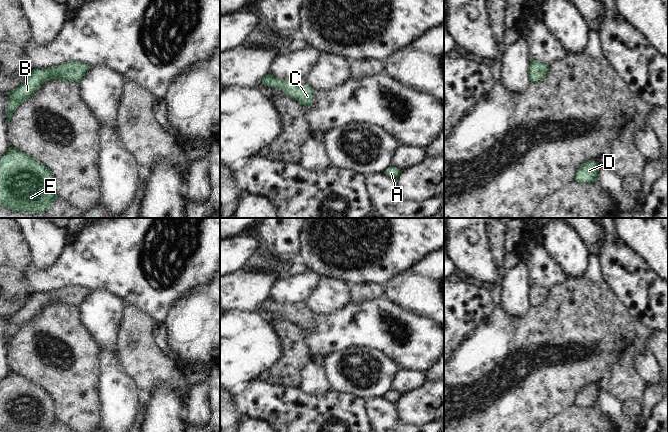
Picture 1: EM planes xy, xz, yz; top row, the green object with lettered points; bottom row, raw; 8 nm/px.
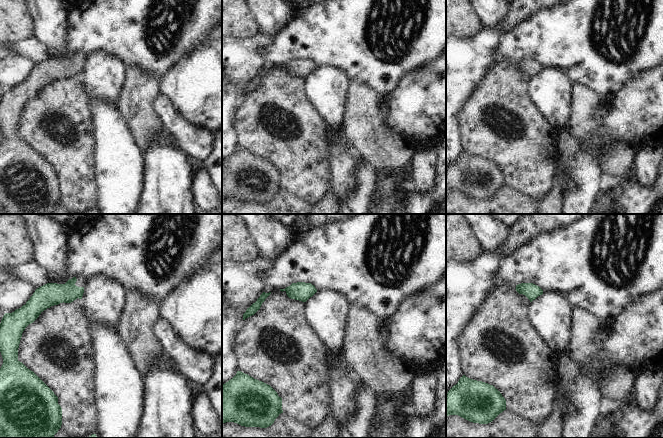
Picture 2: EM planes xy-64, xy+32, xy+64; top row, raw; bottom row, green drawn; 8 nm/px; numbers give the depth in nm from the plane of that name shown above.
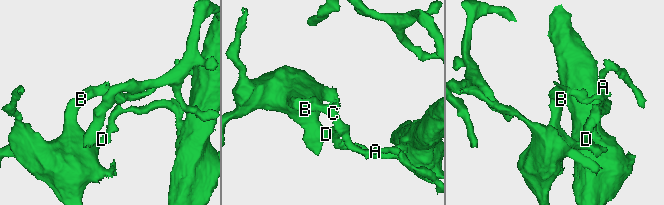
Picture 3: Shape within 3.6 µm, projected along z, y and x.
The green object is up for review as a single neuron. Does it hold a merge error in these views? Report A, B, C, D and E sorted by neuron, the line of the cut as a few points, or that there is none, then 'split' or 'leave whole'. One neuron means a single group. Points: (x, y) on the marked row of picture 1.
groups A B C D E; cut none; leave whole

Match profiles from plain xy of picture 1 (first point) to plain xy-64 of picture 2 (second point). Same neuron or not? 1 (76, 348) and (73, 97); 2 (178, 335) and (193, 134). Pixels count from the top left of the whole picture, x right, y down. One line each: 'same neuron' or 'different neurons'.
1: same neuron
2: different neurons

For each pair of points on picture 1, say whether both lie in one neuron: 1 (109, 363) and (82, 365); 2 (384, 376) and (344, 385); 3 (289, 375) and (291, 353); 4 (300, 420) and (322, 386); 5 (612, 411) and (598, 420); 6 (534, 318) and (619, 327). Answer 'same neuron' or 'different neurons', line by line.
1: different neurons
2: same neuron
3: same neuron
4: different neurons
5: different neurons
6: same neuron

